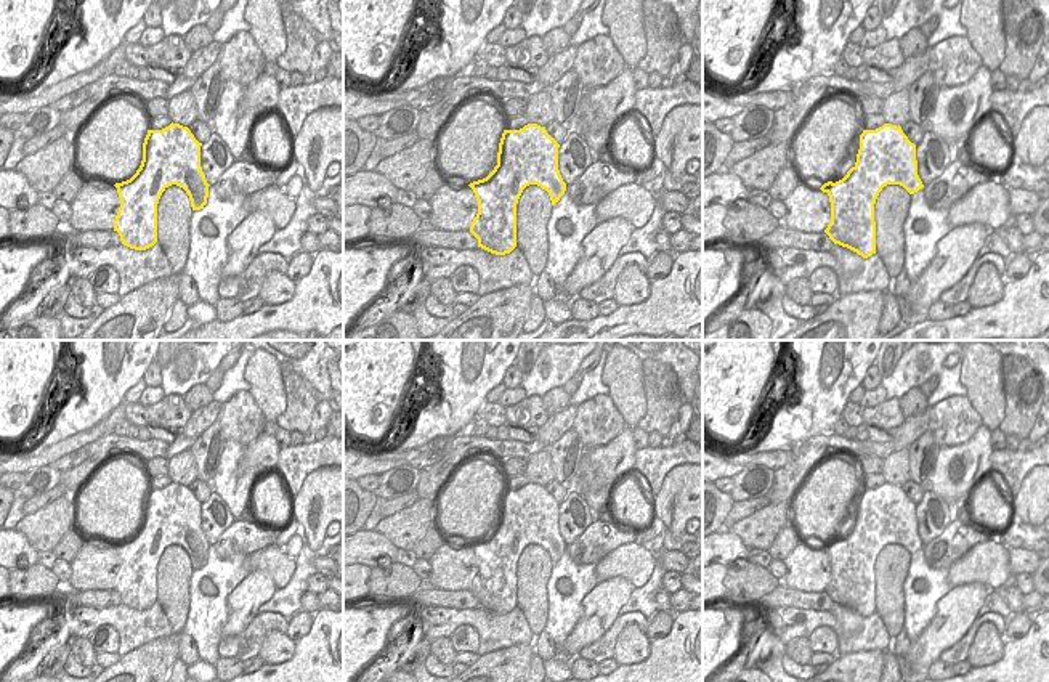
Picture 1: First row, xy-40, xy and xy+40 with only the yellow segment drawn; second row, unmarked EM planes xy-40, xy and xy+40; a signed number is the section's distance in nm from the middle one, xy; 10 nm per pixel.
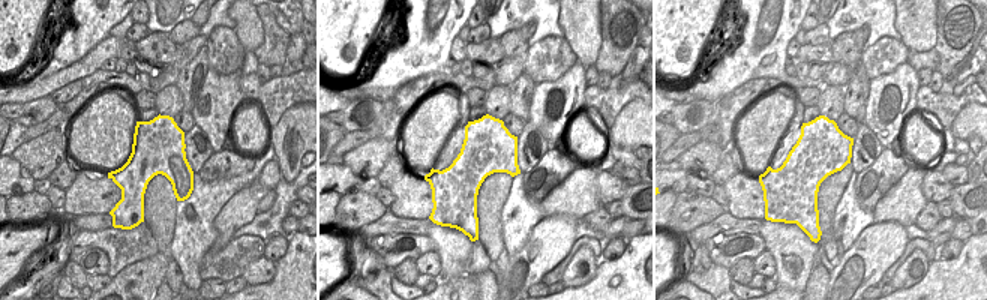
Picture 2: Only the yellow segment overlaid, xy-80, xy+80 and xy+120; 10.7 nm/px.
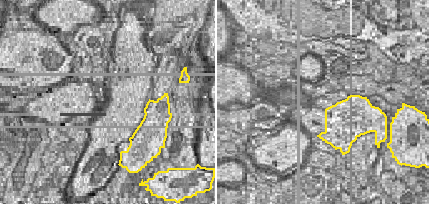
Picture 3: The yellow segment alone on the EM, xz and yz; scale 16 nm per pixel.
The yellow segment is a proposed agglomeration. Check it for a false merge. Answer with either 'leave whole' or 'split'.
split

